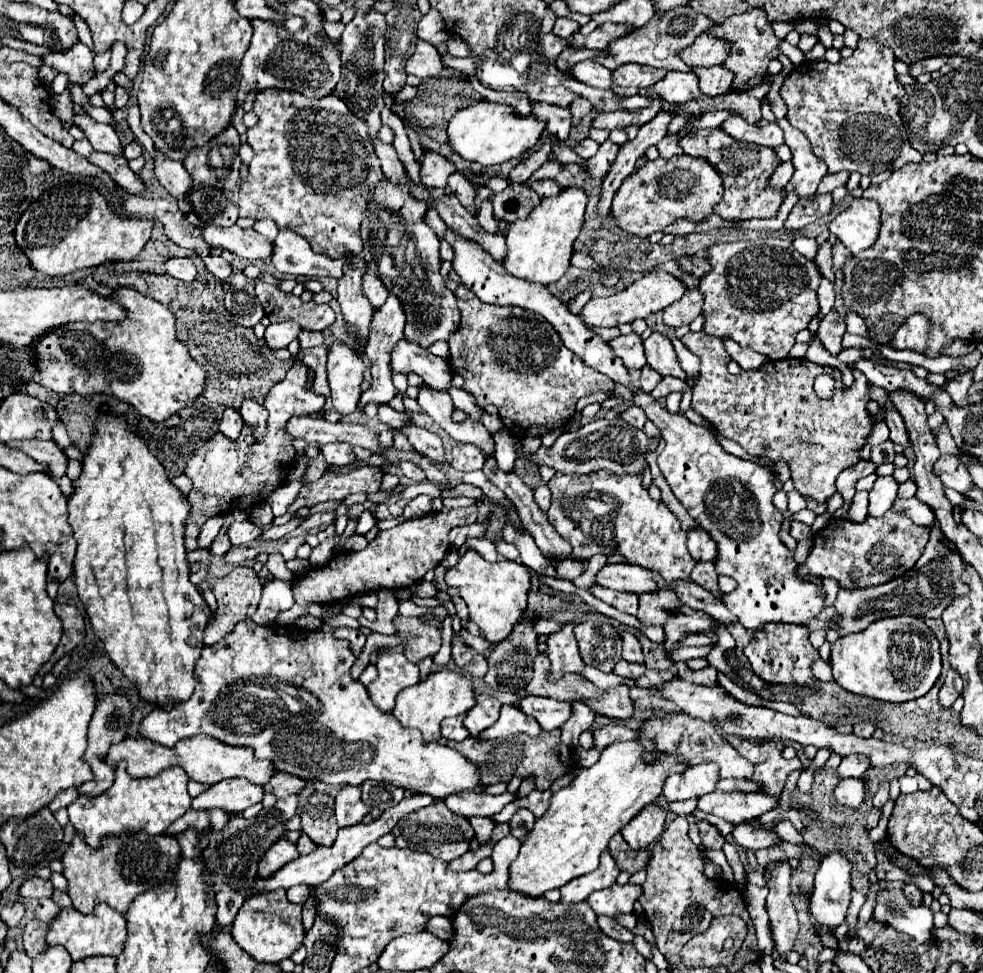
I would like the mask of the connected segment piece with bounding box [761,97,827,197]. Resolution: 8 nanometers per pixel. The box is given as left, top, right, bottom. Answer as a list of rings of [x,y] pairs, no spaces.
[[[765,97],[761,100],[761,113],[767,121],[781,125],[781,129],[785,133],[785,141],[793,153],[793,165],[799,165],[799,169],[795,171],[795,175],[793,175],[791,183],[785,187],[785,191],[797,191],[799,197],[813,195],[817,191],[817,185],[823,179],[823,175],[827,175],[827,165],[813,155],[807,137],[803,137],[803,133],[799,133],[799,129],[795,129],[787,119],[777,120],[775,118]]]

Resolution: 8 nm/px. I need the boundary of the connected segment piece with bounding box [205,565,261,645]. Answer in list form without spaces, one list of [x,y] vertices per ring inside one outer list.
[[[245,565],[235,567],[213,587],[219,607],[213,621],[205,629],[205,645],[215,645],[231,633],[239,621],[249,619],[257,611],[259,589],[261,583],[257,573]]]

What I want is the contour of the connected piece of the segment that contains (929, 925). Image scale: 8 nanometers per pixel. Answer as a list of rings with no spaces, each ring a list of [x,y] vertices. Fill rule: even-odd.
[[[901,889],[881,891],[873,911],[873,921],[883,925],[889,923],[893,929],[911,935],[917,943],[933,943],[933,913],[931,909],[919,905],[911,907]]]

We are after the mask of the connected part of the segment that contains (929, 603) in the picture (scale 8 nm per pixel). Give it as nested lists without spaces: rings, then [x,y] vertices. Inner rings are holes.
[[[931,529],[931,539],[921,559],[917,561],[915,569],[911,569],[911,573],[905,573],[903,577],[889,581],[887,585],[877,585],[871,589],[855,589],[855,591],[839,589],[835,599],[837,619],[833,619],[835,623],[833,629],[839,633],[839,637],[845,637],[863,631],[867,625],[883,617],[895,617],[895,615],[917,615],[927,619],[941,617],[947,605],[959,593],[963,593],[963,583],[959,581],[959,571],[963,571],[963,565],[965,563],[957,553],[947,553],[947,547],[939,541],[939,533]]]

